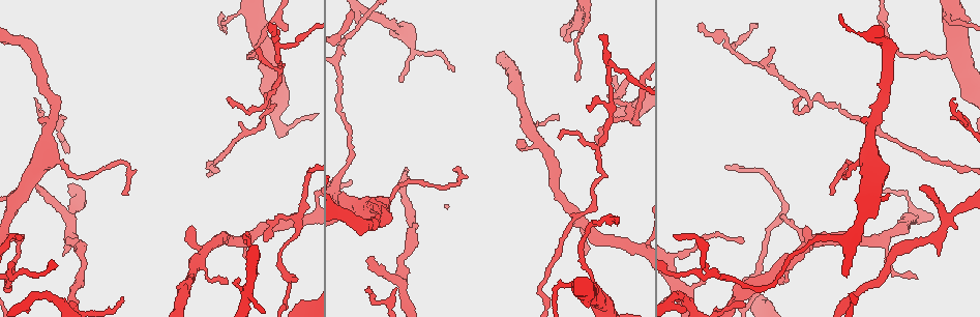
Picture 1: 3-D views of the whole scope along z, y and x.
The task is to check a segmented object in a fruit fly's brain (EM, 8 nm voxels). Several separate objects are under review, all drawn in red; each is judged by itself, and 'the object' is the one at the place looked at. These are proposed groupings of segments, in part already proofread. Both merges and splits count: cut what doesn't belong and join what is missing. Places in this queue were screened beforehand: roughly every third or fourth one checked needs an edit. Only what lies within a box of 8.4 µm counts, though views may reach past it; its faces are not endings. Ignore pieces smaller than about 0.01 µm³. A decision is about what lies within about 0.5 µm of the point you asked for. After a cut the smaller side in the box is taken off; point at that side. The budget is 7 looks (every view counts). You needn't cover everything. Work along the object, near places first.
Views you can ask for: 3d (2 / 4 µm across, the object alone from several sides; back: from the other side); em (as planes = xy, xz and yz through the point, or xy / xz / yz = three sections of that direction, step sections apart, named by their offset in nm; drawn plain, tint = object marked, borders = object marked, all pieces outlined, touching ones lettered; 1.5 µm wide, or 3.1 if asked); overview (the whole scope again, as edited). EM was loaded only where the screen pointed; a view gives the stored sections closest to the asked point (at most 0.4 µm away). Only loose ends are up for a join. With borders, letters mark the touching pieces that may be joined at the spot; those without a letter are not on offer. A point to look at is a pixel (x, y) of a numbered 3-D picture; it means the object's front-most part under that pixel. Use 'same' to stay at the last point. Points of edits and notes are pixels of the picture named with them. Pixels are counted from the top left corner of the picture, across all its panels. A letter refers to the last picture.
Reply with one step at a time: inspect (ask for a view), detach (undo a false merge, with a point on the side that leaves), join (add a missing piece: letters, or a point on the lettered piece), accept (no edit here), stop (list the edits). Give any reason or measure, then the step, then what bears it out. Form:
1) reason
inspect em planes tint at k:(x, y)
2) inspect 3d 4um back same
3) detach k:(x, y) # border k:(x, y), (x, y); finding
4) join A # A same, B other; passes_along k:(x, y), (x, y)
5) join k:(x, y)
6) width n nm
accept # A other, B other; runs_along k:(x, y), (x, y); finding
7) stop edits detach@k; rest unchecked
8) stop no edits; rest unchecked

inspect 3d 4um at 1:(370, 256)

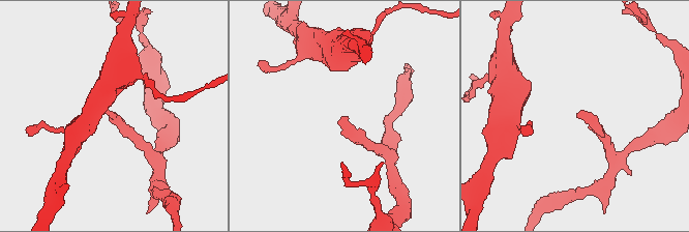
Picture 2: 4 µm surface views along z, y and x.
inspect em planes plain at 2:(111, 120)

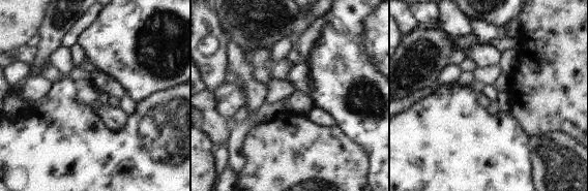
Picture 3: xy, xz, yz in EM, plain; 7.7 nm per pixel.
inspect em planes borders same

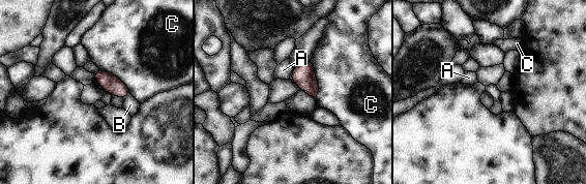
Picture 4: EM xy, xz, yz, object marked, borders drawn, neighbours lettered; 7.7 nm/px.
accept # A other, B other, C other; border 4:(310, 60), (318, 84), (317, 99); none of them fits

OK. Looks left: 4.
free end
inspect 3d 2um back at 1:(365, 292)

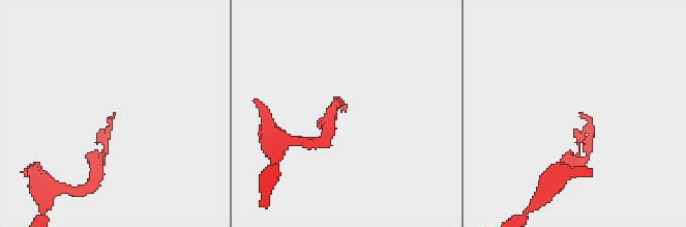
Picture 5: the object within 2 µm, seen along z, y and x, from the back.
now the EM
inspect em planes borders at 5:(345, 107)

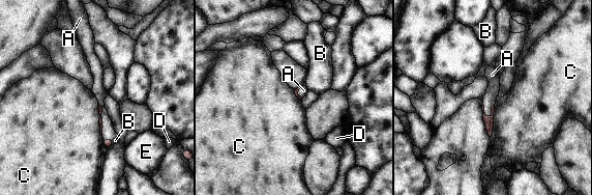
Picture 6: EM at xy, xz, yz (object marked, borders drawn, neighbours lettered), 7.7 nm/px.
join A # A same, B other, C other, D other, E other; passes_along 6:(100, 109), (101, 119), (108, 128); the neuron continues

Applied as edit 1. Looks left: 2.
an open end
inspect 3d 2um at 1:(236, 280)

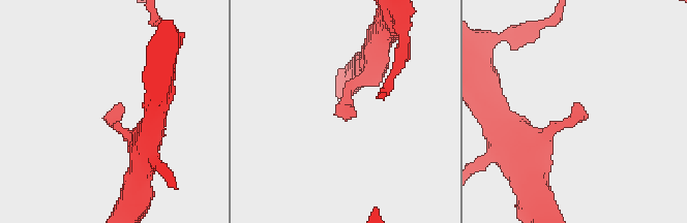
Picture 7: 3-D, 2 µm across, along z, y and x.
inspect em planes borders at 7:(574, 102)

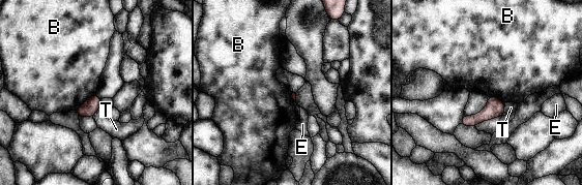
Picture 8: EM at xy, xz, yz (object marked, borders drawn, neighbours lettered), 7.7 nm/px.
accept # B other, E other, T other; border 8:(95, 93), (89, 96), (76, 110); none of them fits

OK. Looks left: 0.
stop edits join@6; rest unchecked

